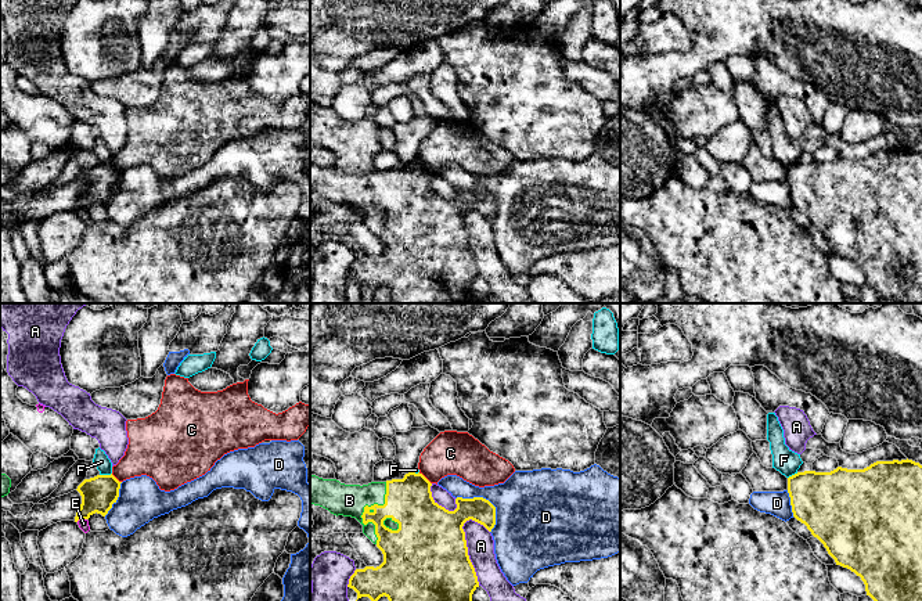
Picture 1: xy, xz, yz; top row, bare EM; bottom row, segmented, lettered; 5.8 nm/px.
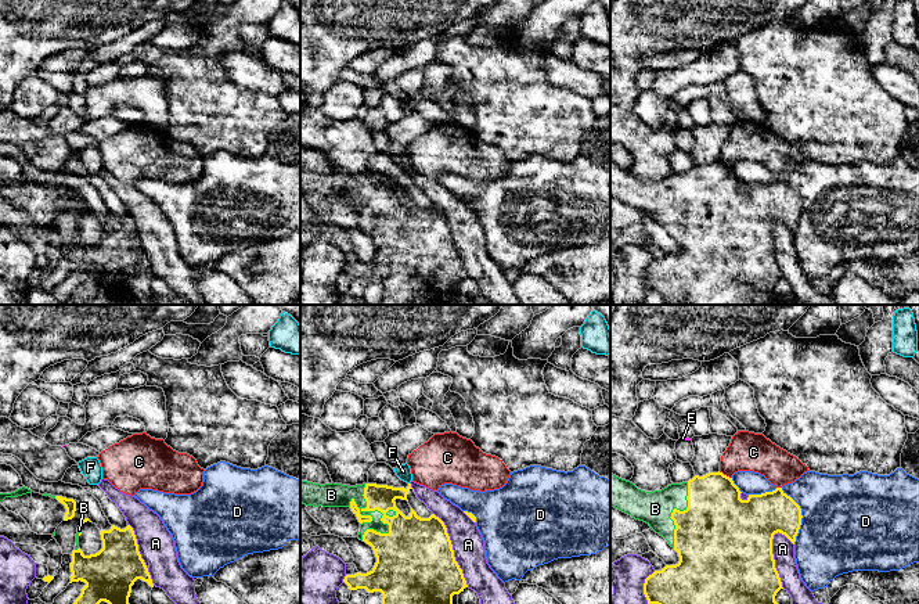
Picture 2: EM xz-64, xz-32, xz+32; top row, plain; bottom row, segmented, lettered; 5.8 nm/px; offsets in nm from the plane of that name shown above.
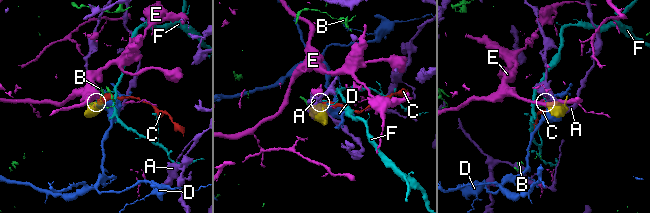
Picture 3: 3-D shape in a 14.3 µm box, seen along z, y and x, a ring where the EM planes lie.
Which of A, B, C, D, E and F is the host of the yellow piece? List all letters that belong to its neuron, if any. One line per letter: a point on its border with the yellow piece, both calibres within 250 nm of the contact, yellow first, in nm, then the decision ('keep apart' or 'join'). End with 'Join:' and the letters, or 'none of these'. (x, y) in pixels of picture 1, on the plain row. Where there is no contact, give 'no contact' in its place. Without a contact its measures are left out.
A: xz (467, 241) | 500/160 nm | keep apart
B: xz (364, 200) | 260/190 nm | join
C: xz (425, 168) | 280/260 nm | keep apart
D: xz (487, 190) | 140/400 nm | keep apart
E: xy (80, 208) | 200/60 nm | keep apart
F: xy (105, 165) | 200/90 nm | keep apart
Join: B

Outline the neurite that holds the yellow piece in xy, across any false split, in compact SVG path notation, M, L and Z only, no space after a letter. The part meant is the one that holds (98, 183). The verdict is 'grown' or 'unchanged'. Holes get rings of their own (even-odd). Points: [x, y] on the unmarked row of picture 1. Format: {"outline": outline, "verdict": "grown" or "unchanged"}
{"outline": "M112 163L84 169L76 179L82 186L82 194L75 212L89 209L96 202L105 206L119 187L120 173Z", "verdict": "unchanged"}

